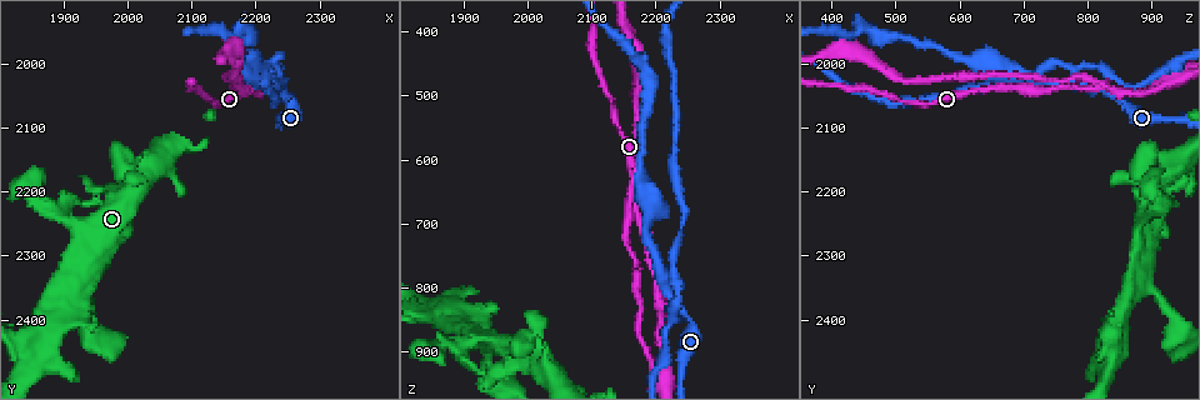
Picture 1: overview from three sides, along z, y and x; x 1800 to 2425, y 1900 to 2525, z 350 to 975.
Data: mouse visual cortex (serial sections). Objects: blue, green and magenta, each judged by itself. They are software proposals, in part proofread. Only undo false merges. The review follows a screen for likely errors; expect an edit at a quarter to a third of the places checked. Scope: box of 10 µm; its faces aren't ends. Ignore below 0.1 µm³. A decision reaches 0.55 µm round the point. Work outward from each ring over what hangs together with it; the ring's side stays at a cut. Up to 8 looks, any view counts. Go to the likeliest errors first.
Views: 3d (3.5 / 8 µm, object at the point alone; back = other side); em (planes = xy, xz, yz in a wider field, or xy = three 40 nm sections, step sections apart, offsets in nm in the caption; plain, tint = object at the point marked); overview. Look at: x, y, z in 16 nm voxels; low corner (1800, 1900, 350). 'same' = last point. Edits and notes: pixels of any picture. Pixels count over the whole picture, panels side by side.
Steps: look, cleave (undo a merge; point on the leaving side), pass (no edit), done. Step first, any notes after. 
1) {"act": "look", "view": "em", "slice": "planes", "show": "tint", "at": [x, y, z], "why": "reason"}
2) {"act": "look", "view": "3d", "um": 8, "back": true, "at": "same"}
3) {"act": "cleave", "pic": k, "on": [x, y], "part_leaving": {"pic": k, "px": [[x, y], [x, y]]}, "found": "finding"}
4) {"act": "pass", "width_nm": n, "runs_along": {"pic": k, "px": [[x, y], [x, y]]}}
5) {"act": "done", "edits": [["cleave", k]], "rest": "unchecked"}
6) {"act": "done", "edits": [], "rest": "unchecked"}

{"act": "look", "view": "3d", "um": 8, "back": true, "at": [2215, 2035, 785], "why": "sharp bend"}

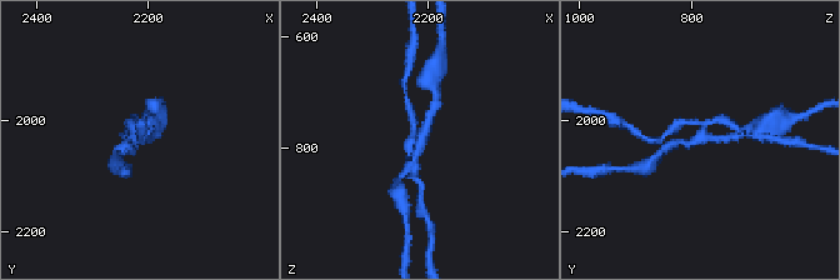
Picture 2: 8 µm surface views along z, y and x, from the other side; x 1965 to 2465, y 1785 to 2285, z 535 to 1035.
{"act": "look", "view": "em", "slice": "xy", "step": 3, "show": "tint", "at": "same"}

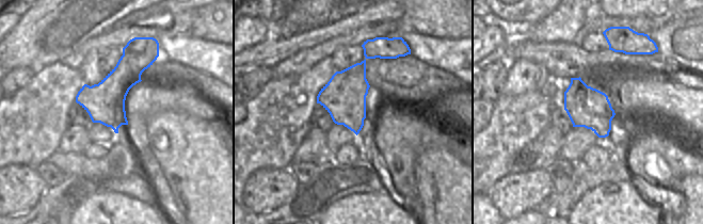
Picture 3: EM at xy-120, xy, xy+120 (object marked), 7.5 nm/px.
{"act": "cleave", "pic": 2, "on": [678, 124], "arms": 4, "arm_widths_nm": [150, 200, 200, 200], "part_leaving": {"pic": 2, "px": [[704, 124], [724, 119], [749, 135]]}, "found": "two cells meet here"}

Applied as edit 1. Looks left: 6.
{"act": "look", "view": "overview"}

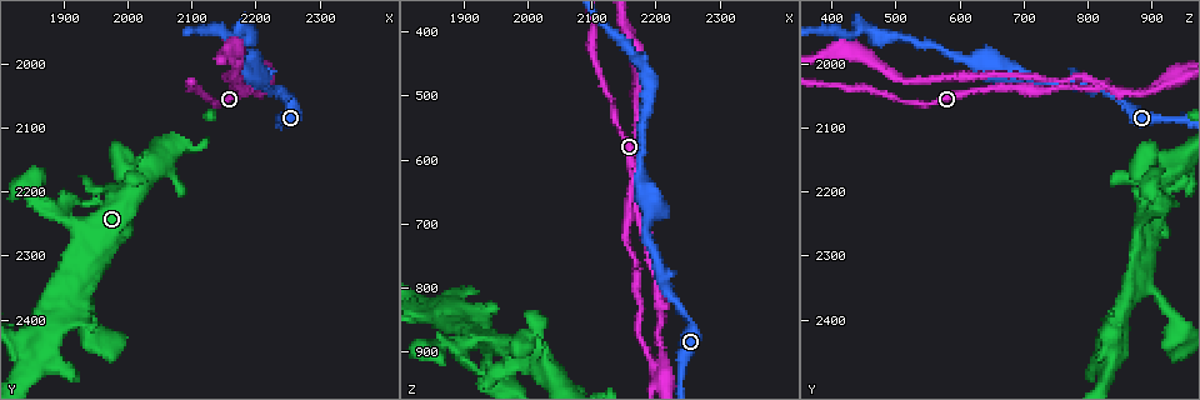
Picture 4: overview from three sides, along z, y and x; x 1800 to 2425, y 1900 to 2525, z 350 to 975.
{"act": "look", "view": "3d", "um": 3.5, "at": [2205, 2035, 915], "why": "two arms in line, one across"}

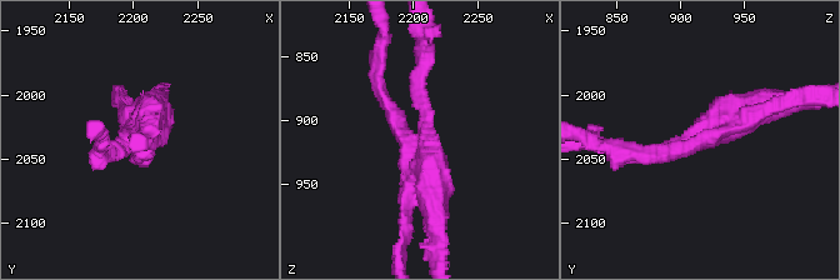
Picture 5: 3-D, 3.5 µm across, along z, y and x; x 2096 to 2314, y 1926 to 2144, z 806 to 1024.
{"act": "look", "view": "em", "slice": "xy", "step": 3, "show": "tint", "at": [2206, 2038, 912], "arms": 3, "arm_widths_nm": [150, 200, 400], "why": "shape alone is not enough"}

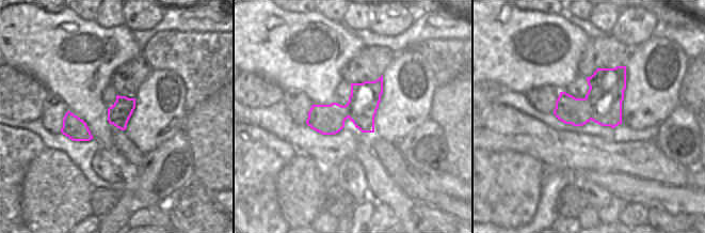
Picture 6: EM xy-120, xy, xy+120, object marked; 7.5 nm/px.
{"act": "cleave", "pic": 5, "on": [385, 98], "width_nm": 240, "part_leaving": {"pic": 5, "px": [[414, 141], [379, 93], [383, 41]]}, "found": "a second cell is stuck on"}

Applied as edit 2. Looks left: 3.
{"act": "look", "view": "overview"}

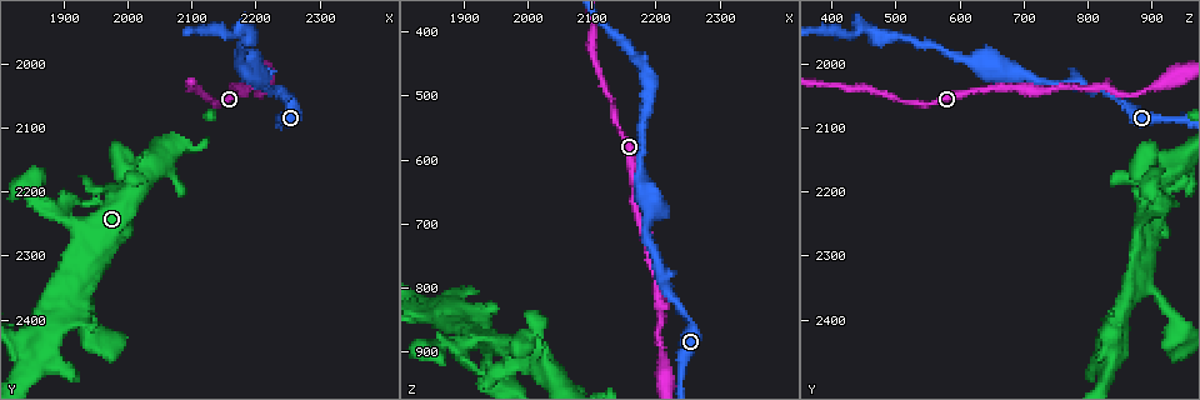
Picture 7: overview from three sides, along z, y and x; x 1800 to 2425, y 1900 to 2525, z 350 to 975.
{"act": "look", "view": "3d", "um": 3.5, "at": [2000, 2175, 885], "why": "a narrow waist"}

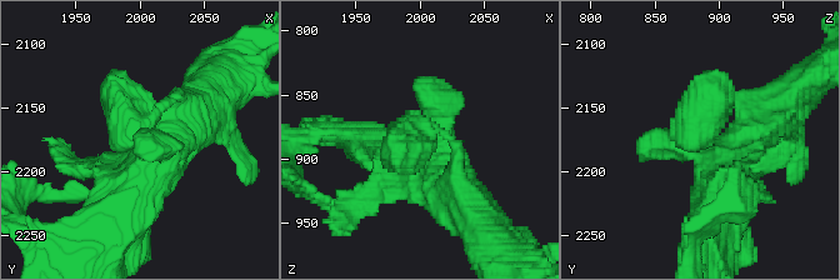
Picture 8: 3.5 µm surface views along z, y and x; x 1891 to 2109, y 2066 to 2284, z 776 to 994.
{"act": "look", "view": "em", "slice": "xy", "step": 5, "show": "tint", "at": [2004, 2178, 886], "why": "now the EM"}

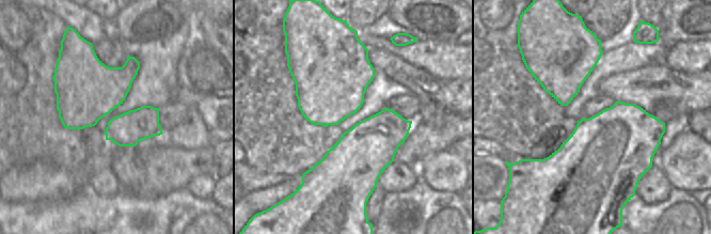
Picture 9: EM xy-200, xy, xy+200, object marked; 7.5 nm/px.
{"act": "pass", "runs_along": {"pic": 8, "px": [[710, 208], [724, 74]]}, "found": "all the same cell"}

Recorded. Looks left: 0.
{"act": "done", "edits": [["cleave", 2], ["cleave", 5]], "rest": "unchecked"}

